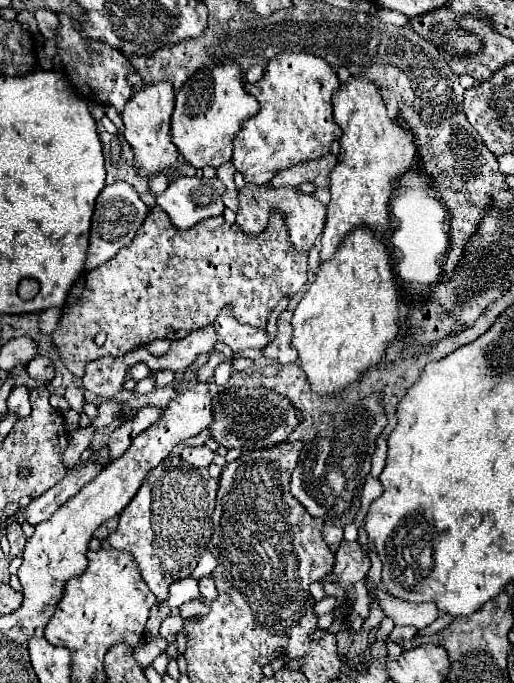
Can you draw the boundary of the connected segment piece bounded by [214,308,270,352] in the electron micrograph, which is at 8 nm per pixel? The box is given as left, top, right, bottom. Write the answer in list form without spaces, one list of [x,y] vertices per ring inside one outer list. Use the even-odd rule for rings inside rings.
[[[222,310],[214,322],[214,328],[218,332],[218,342],[224,342],[226,346],[232,348],[232,352],[246,350],[246,348],[258,348],[262,350],[270,338],[264,328],[254,328],[254,326],[244,326],[234,320],[230,310]]]

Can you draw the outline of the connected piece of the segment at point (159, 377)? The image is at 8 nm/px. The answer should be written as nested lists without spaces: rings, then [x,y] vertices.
[[[150,370],[150,374],[154,376],[154,388],[162,388],[174,382],[174,372],[172,370]]]

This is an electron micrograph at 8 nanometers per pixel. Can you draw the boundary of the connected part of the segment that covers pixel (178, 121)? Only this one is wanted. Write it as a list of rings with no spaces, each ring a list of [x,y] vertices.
[[[222,64],[210,70],[198,72],[176,92],[176,108],[172,114],[170,138],[176,144],[180,156],[194,168],[206,168],[228,162],[232,158],[232,140],[240,130],[240,124],[258,112],[254,96],[246,94],[242,72],[234,64]]]

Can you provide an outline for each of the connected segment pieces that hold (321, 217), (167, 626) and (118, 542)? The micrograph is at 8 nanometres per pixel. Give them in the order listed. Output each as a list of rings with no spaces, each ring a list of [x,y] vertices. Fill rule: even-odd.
[[[246,184],[242,190],[238,190],[238,210],[236,210],[236,224],[246,232],[246,234],[260,234],[270,218],[270,210],[278,208],[286,216],[286,224],[290,226],[290,240],[300,252],[308,252],[316,238],[324,230],[326,222],[326,208],[324,204],[312,196],[312,194],[302,194],[294,186],[284,186],[284,188],[274,188],[270,184]]]
[[[168,616],[168,618],[162,622],[162,626],[160,626],[160,634],[162,634],[168,642],[174,642],[174,640],[176,640],[176,634],[182,630],[184,622],[186,622],[186,618],[182,618],[182,616]]]
[[[168,456],[162,464],[158,464],[148,472],[144,484],[136,492],[136,498],[122,510],[118,528],[102,542],[102,548],[128,550],[136,558],[142,578],[154,592],[154,596],[158,600],[166,600],[168,586],[192,574],[204,546],[210,542],[214,498],[216,498],[216,480],[208,476],[208,468],[194,468],[188,462],[180,462],[180,456]],[[152,498],[156,498],[156,518],[152,516]]]

